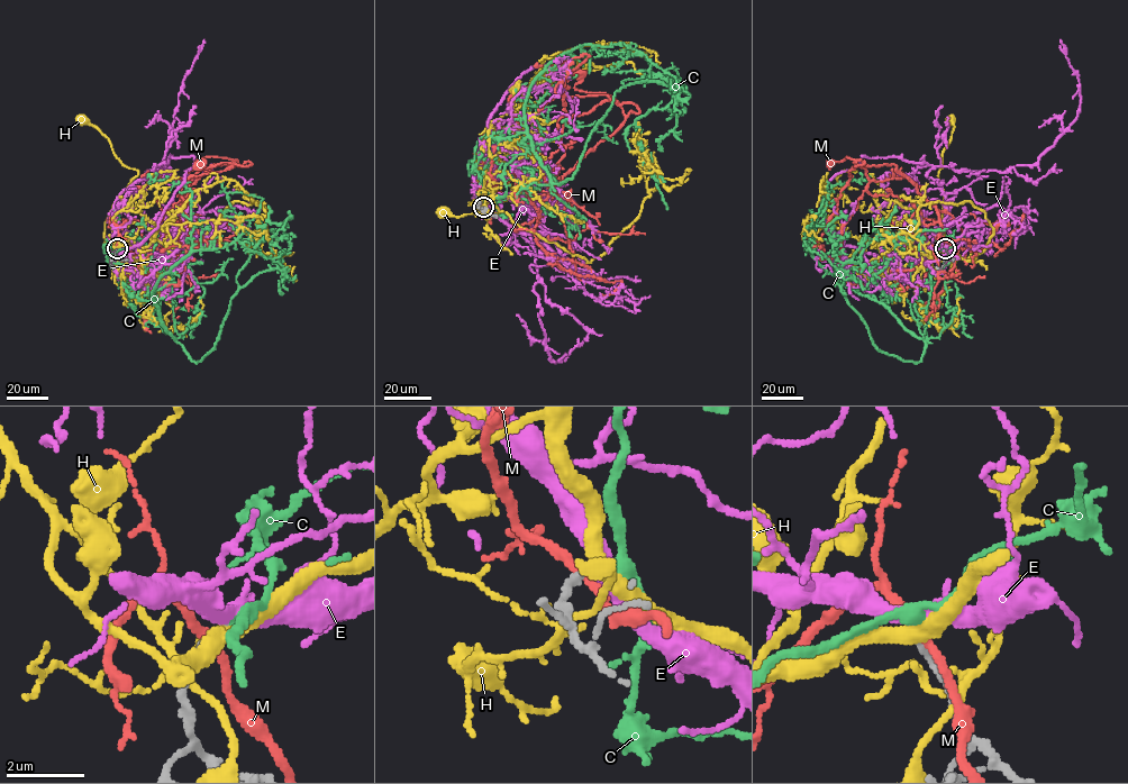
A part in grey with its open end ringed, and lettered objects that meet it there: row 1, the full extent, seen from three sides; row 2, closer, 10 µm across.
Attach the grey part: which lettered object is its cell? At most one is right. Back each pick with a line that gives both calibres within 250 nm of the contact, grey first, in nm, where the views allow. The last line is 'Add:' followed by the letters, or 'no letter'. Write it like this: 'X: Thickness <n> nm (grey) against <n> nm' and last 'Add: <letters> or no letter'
C: Thickness 180 nm (grey) against 280 nm
Add: C

